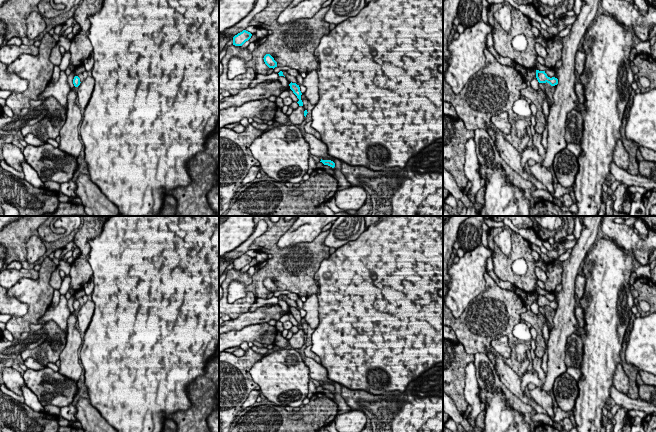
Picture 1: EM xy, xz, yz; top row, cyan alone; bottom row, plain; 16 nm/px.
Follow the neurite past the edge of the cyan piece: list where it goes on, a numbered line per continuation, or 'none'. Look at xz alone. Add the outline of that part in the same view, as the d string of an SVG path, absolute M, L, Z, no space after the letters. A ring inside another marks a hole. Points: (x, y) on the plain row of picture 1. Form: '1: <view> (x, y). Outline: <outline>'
none

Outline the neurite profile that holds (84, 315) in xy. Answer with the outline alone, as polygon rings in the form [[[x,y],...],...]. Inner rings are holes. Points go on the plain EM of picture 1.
[[[92,300],[84,303],[83,306],[77,311],[77,321],[80,332],[83,335],[89,327],[94,313],[94,302]]]

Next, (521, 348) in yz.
[[[515,341],[515,353],[516,357],[519,361],[523,359],[523,356],[526,354],[528,350],[531,350],[531,345],[522,341]]]

